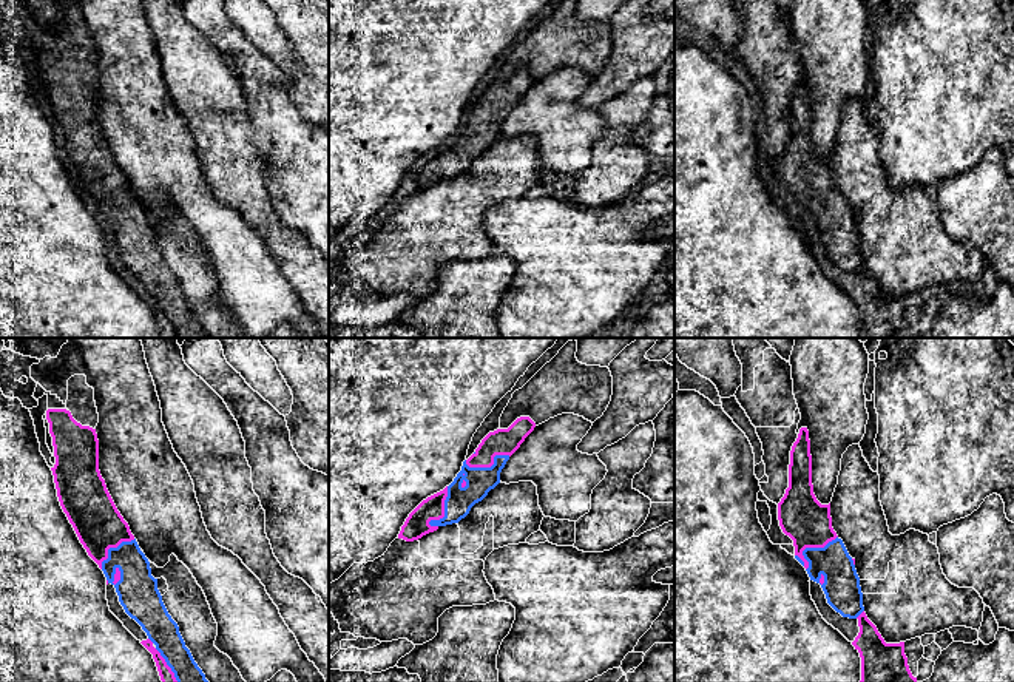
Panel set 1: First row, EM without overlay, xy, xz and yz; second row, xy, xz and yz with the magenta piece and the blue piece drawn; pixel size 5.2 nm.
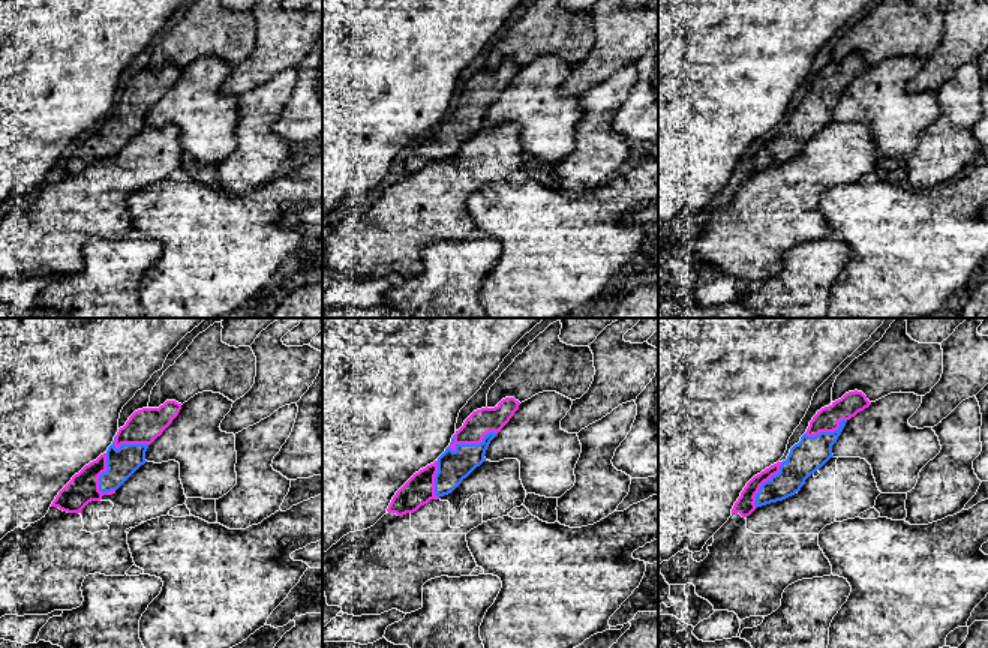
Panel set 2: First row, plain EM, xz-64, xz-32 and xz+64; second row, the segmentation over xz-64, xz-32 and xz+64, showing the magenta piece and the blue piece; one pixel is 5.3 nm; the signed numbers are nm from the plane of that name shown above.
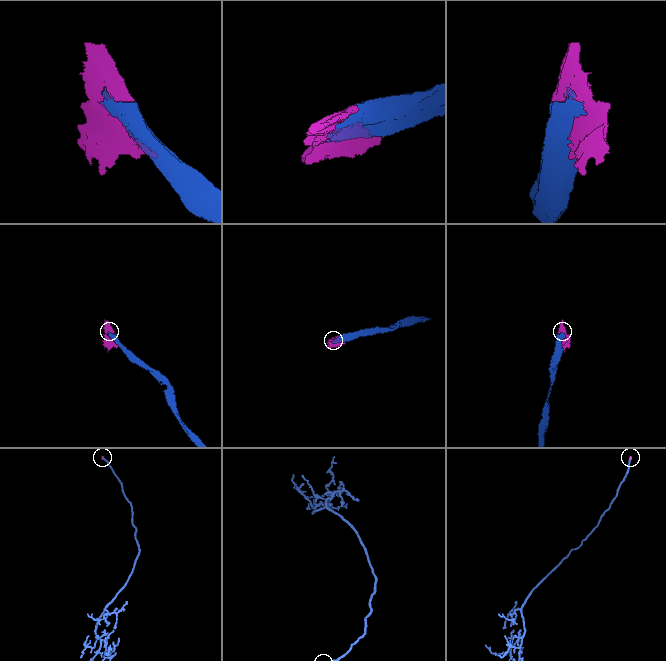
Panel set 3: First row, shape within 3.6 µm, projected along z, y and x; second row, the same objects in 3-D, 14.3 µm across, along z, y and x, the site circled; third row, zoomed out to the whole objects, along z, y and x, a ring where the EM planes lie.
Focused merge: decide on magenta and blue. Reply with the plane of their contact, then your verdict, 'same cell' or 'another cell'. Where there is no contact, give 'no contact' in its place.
contact in yz; same cell

